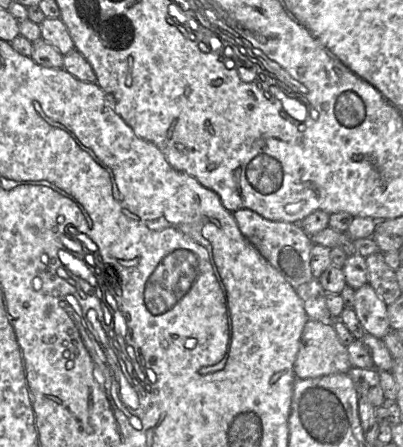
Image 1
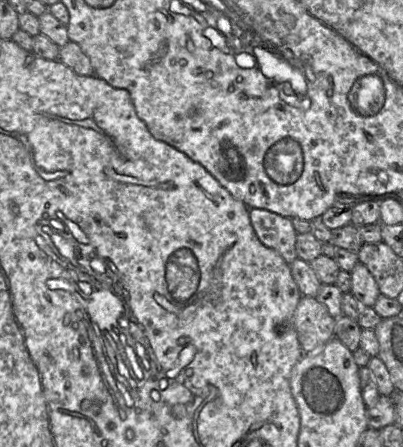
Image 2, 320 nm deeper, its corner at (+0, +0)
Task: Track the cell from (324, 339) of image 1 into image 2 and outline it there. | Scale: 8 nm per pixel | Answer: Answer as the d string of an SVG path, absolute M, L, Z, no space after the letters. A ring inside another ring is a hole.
M301 296L292 327L304 353L314 353L335 336L335 320L315 297Z

